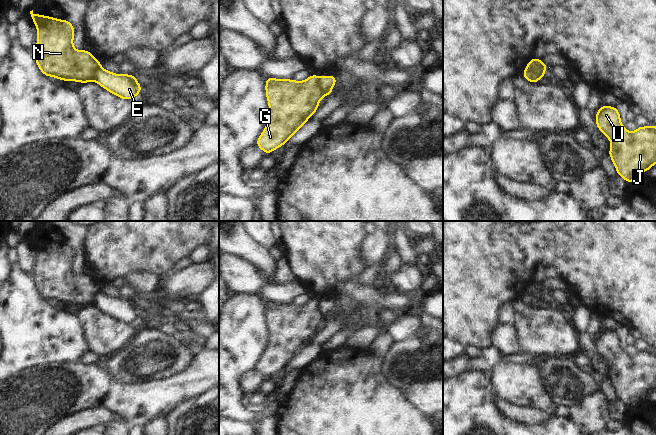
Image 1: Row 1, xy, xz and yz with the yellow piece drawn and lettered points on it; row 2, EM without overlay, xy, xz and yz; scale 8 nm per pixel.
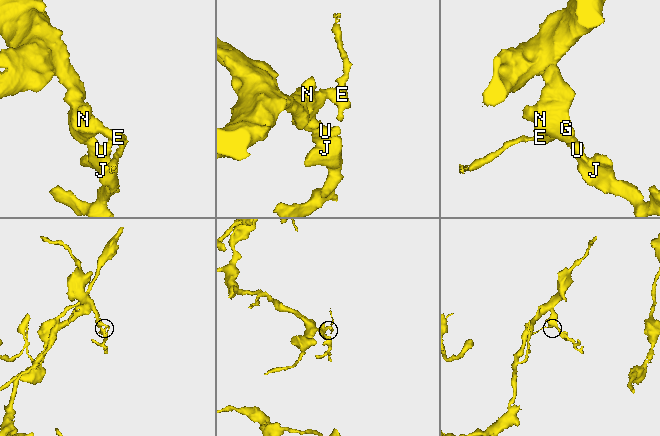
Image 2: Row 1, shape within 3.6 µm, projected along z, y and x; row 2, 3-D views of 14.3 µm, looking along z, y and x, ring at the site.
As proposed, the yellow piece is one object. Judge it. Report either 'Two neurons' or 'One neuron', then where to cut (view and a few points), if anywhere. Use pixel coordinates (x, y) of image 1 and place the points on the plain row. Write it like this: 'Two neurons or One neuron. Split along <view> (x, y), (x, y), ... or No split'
Two neurons. Split along xz (319, 302), (319, 310), (326, 318)

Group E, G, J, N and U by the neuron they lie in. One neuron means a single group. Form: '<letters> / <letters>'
E / G J N U

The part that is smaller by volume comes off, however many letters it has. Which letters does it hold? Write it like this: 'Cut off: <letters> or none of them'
Cut off: E

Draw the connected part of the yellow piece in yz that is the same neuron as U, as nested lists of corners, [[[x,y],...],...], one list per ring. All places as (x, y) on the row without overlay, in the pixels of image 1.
[[[601,330],[597,335],[596,348],[611,365],[611,374],[608,376],[616,389],[617,397],[627,407],[635,405],[638,398],[656,387],[656,351],[638,351],[635,357],[628,356],[620,347],[620,339],[616,331]]]

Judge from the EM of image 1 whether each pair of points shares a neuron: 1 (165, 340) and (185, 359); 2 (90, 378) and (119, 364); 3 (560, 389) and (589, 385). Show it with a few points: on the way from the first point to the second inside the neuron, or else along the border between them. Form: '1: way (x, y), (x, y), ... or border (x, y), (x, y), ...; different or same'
1: way (170, 345), (180, 355); same
2: border (96, 363), (116, 378), (128, 381); different
3: way (567, 385), (582, 385); same

